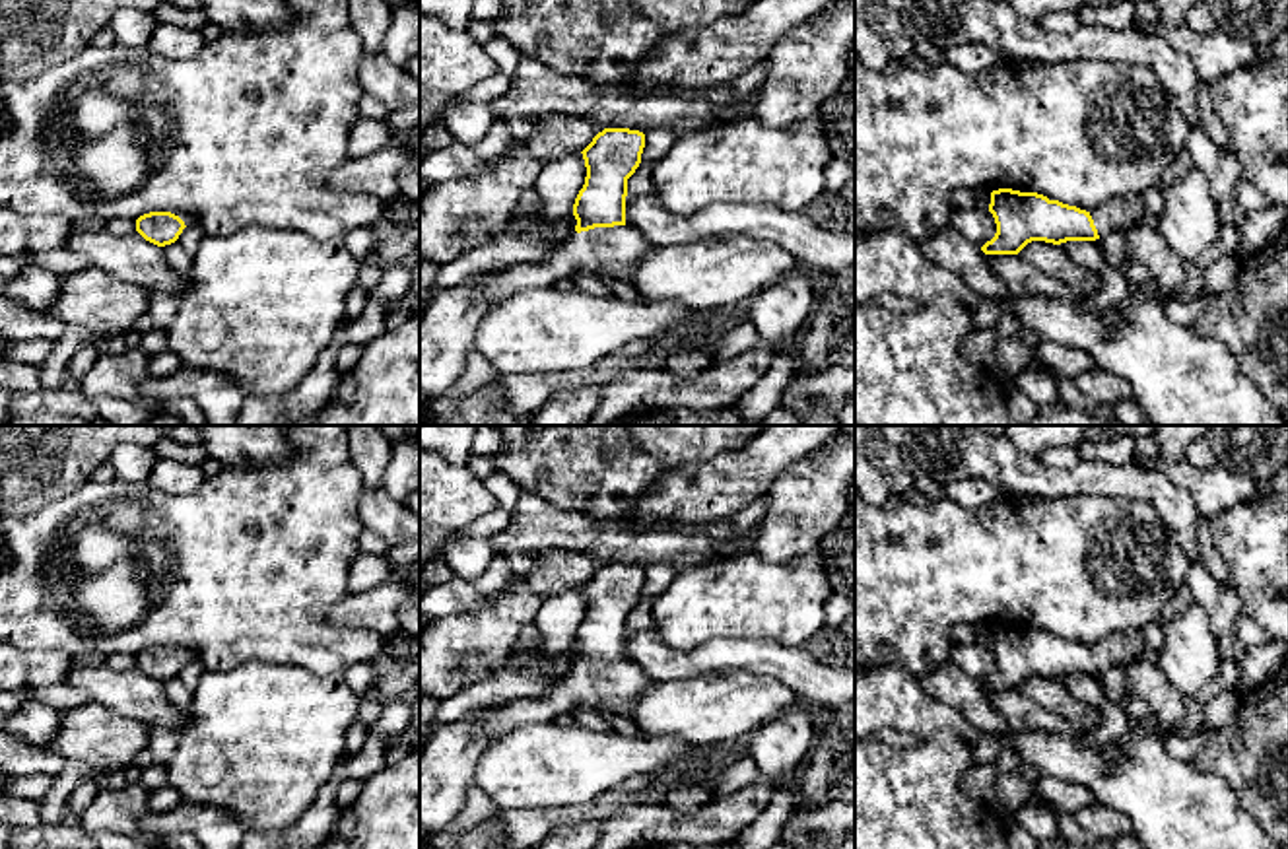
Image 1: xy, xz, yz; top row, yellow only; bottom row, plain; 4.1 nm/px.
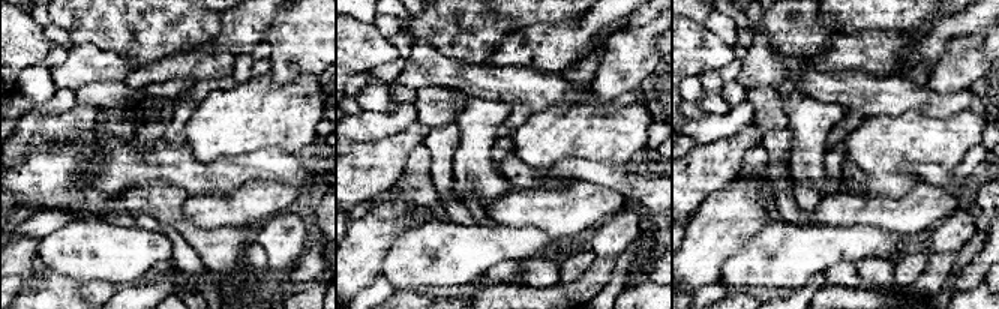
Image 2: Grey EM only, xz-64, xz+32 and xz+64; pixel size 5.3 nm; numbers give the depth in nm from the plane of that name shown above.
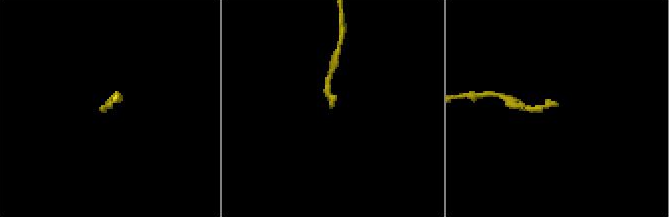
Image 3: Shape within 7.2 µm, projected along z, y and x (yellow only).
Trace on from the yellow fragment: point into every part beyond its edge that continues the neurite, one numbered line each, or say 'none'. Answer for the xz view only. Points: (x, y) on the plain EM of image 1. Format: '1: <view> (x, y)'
1: xz (614, 686)

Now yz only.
1: yz (1119, 647)

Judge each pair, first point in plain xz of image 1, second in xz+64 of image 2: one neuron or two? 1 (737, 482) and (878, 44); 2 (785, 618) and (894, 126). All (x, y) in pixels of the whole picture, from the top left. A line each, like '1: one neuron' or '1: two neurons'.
1: one neuron
2: one neuron

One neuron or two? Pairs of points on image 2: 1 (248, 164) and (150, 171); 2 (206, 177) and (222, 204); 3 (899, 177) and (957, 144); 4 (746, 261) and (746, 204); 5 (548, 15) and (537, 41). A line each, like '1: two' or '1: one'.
1: one
2: two
3: one
4: two
5: two

